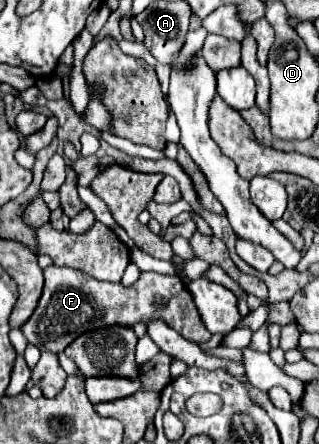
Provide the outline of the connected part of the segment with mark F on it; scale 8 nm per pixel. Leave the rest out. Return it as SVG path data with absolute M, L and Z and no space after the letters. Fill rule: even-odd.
M49 266L43 270L43 274L45 274L45 286L37 310L31 314L29 322L21 326L21 332L25 334L27 342L37 346L39 350L49 350L59 354L83 332L113 324L135 326L137 322L149 322L153 318L165 320L183 338L195 344L211 340L211 332L203 326L201 316L197 314L193 296L189 294L187 286L181 282L179 276L141 272L141 278L131 288L125 288L119 282L111 284L89 278L87 274L75 268Z

